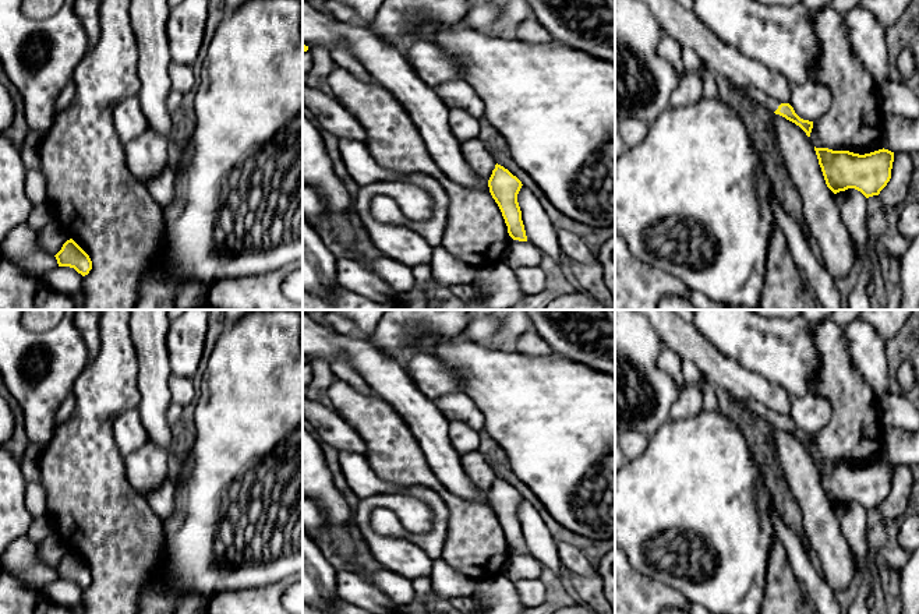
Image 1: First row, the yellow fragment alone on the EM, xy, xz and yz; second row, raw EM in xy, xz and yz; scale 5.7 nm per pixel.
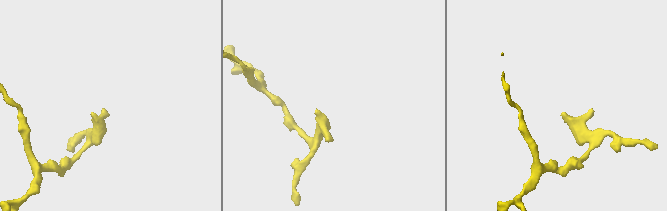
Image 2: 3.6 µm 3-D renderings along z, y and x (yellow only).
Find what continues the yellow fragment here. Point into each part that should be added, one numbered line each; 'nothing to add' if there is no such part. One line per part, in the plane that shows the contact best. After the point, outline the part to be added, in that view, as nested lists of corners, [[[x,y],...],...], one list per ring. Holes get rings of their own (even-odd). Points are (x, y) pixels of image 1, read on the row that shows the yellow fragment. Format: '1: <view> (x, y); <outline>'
1: yz (756, 95); [[[743,88],[742,91],[745,91],[747,96],[754,102],[754,105],[757,105],[760,109],[775,112],[780,106],[775,99],[770,98],[760,89]]]

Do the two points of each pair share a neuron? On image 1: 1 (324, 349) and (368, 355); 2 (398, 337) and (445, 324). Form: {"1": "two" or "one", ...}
{"1": "one", "2": "one"}

